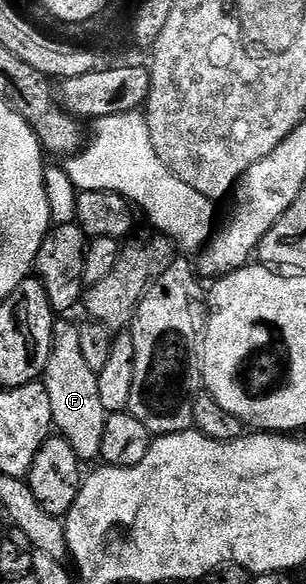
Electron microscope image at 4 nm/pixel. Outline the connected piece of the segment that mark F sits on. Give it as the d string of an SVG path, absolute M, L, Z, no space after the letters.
M58 319L54 323L52 351L46 364L44 384L48 399L52 402L52 419L54 429L76 451L79 462L98 461L101 458L100 443L104 443L104 423L108 416L104 403L100 403L98 375L88 367L80 347L80 331L70 319Z

